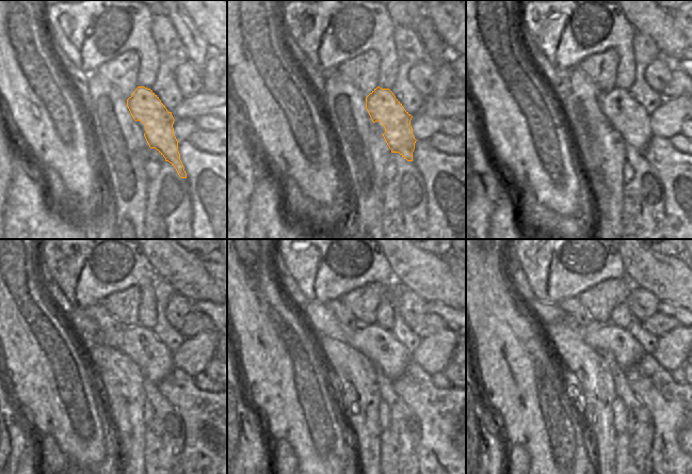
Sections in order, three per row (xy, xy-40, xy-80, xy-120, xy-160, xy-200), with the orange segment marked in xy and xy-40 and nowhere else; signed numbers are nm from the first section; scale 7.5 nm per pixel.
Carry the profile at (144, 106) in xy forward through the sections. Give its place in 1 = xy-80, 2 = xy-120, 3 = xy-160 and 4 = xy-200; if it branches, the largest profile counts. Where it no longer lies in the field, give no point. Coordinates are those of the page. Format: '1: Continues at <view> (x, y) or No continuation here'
1: Continues at xy-80 (616, 105)
2: Continues at xy-120 (139, 343)
3: Continues at xy-160 (379, 345)
4: Continues at xy-200 (617, 342).

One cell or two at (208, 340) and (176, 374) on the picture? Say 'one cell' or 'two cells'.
two cells

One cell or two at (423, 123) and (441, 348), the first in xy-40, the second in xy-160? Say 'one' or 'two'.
one

